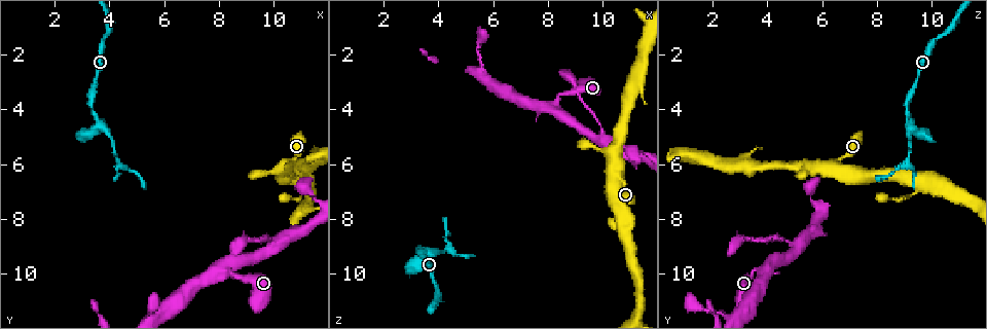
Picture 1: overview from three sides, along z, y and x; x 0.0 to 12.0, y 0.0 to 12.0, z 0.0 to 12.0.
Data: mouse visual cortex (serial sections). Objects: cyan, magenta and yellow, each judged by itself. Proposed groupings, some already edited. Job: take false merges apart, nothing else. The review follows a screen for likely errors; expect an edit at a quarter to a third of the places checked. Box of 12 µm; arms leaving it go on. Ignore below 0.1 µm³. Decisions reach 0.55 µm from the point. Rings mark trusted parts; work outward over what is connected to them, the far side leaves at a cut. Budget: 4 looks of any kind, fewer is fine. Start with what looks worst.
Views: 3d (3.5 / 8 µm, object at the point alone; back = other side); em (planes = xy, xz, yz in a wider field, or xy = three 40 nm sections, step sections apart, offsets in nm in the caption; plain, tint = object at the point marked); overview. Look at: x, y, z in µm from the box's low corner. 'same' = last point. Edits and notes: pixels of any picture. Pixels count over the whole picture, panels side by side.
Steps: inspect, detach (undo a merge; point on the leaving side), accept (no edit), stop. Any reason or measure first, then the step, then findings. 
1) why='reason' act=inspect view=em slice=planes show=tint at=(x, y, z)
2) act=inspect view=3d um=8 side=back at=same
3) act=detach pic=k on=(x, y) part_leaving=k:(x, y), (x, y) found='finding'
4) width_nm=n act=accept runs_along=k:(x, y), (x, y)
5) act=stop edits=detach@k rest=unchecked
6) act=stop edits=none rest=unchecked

why='calibre changes' act=inspect view=3d um=8 side=back at=(3.6, 4.5, 9.3)

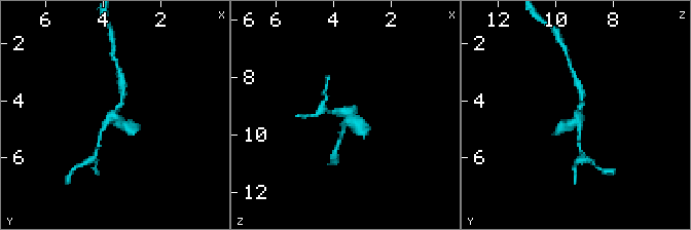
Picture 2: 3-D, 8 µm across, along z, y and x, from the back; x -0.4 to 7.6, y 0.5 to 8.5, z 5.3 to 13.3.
why='need the tissue' act=inspect view=em slice=xy step=1 show=tint at=(3.7, 4.5, 9.2)

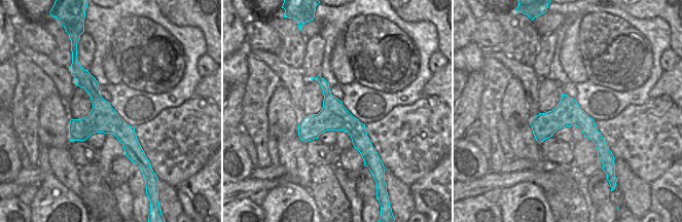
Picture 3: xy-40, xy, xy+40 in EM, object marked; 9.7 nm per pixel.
act=accept runs_along=2:(580, 89), (578, 116), (559, 130) found='one cell here'

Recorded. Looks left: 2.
act=inspect view=3d um=8 at=(9.9, 8.9, 5.1)

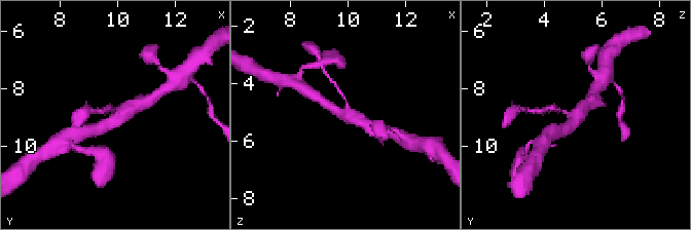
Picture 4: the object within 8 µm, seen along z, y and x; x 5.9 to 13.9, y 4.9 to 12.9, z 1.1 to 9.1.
act=inspect view=3d um=3.5 side=back at=(10.0, 9.0, 5.1)

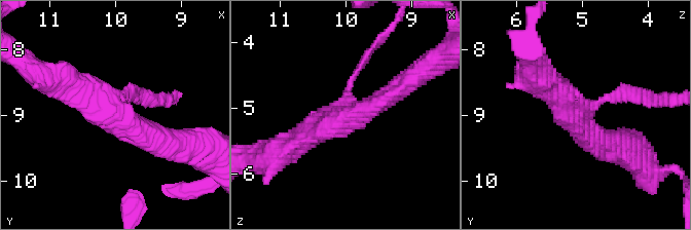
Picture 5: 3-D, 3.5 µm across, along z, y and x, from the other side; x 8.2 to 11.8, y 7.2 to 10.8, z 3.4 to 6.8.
act=accept runs_along=5:(171, 143), (130, 124), (64, 80) found='continuous, no second cell'

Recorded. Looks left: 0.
act=stop edits=none rest=unchecked

